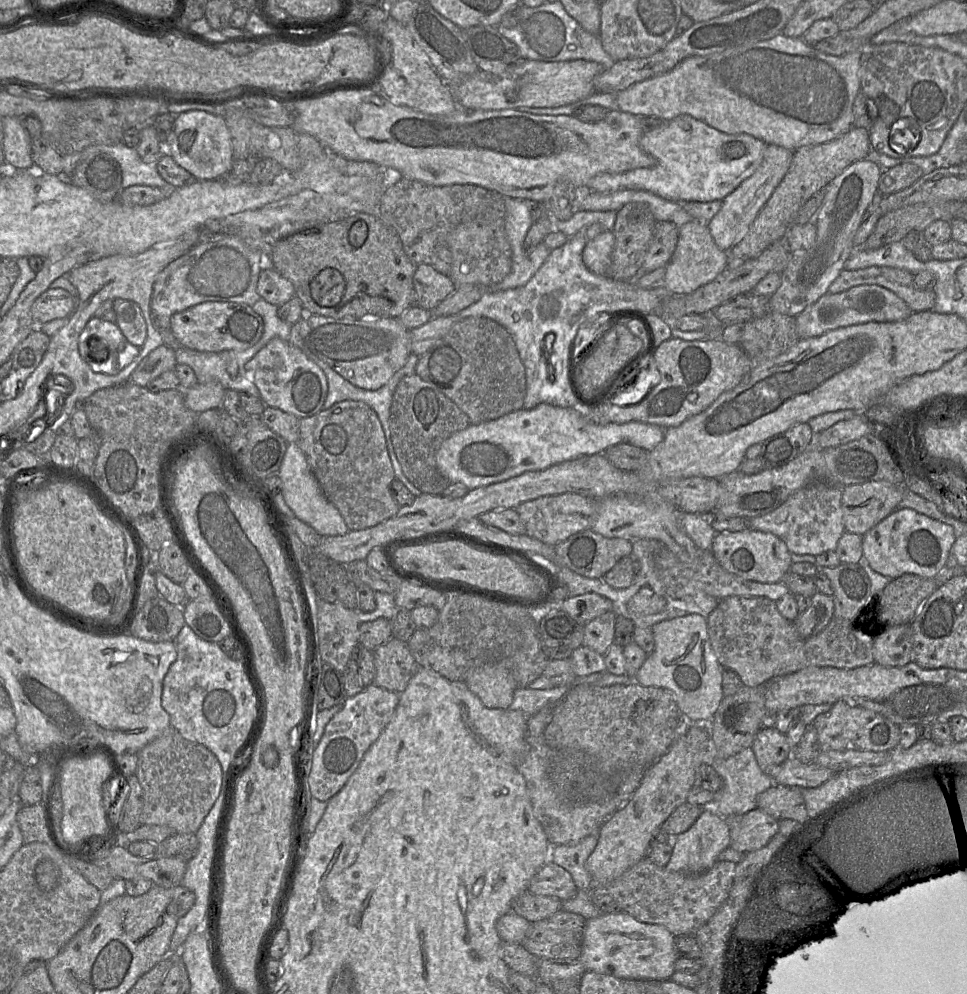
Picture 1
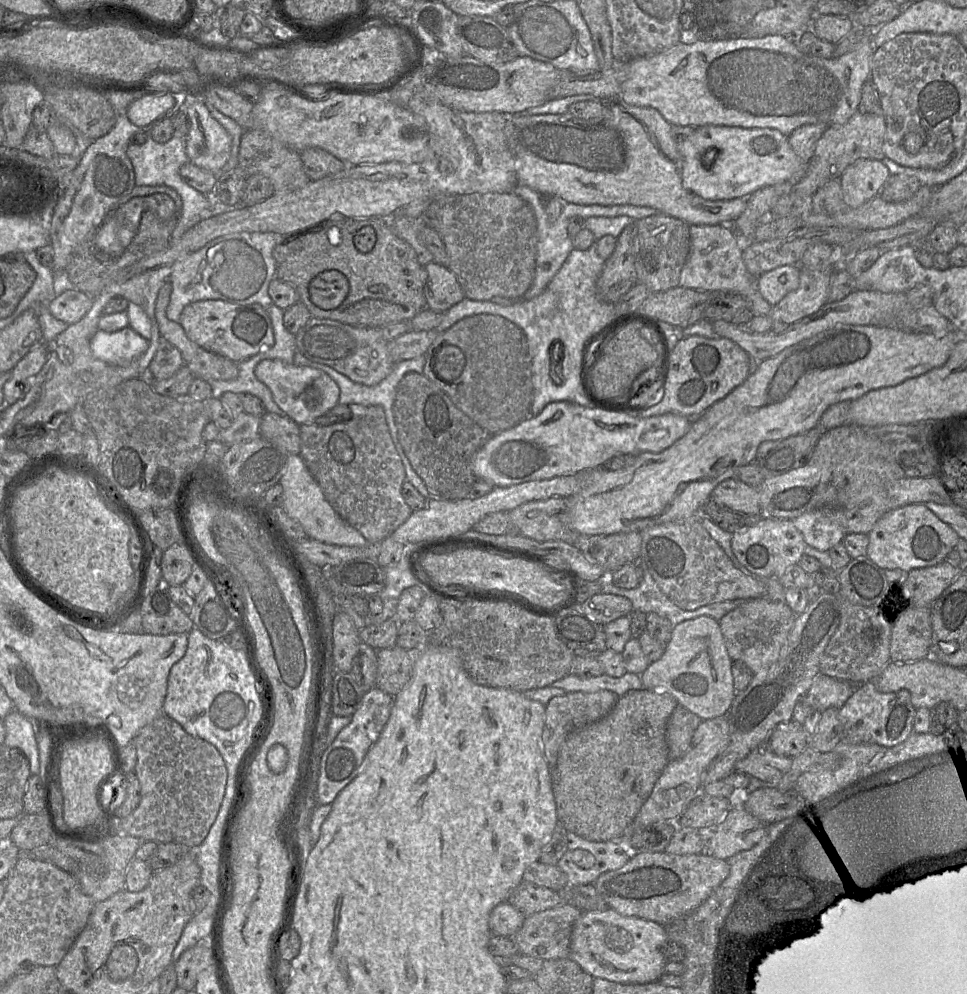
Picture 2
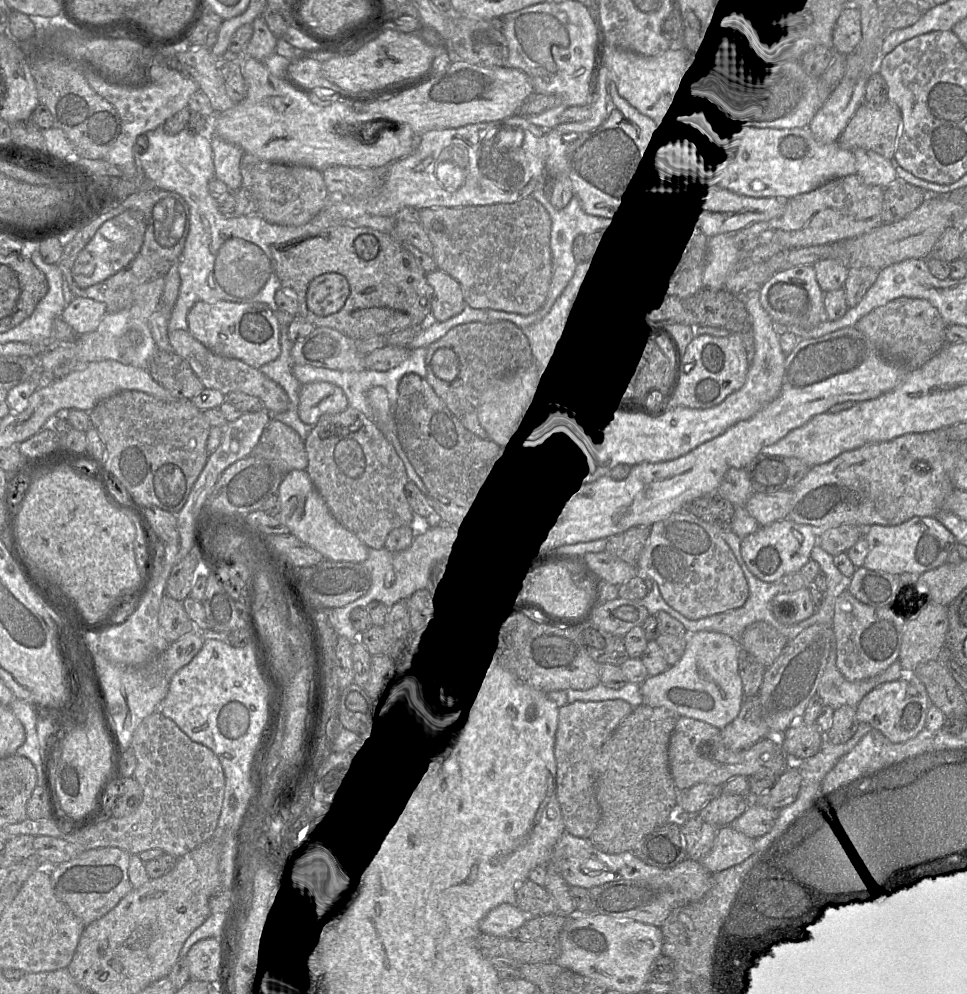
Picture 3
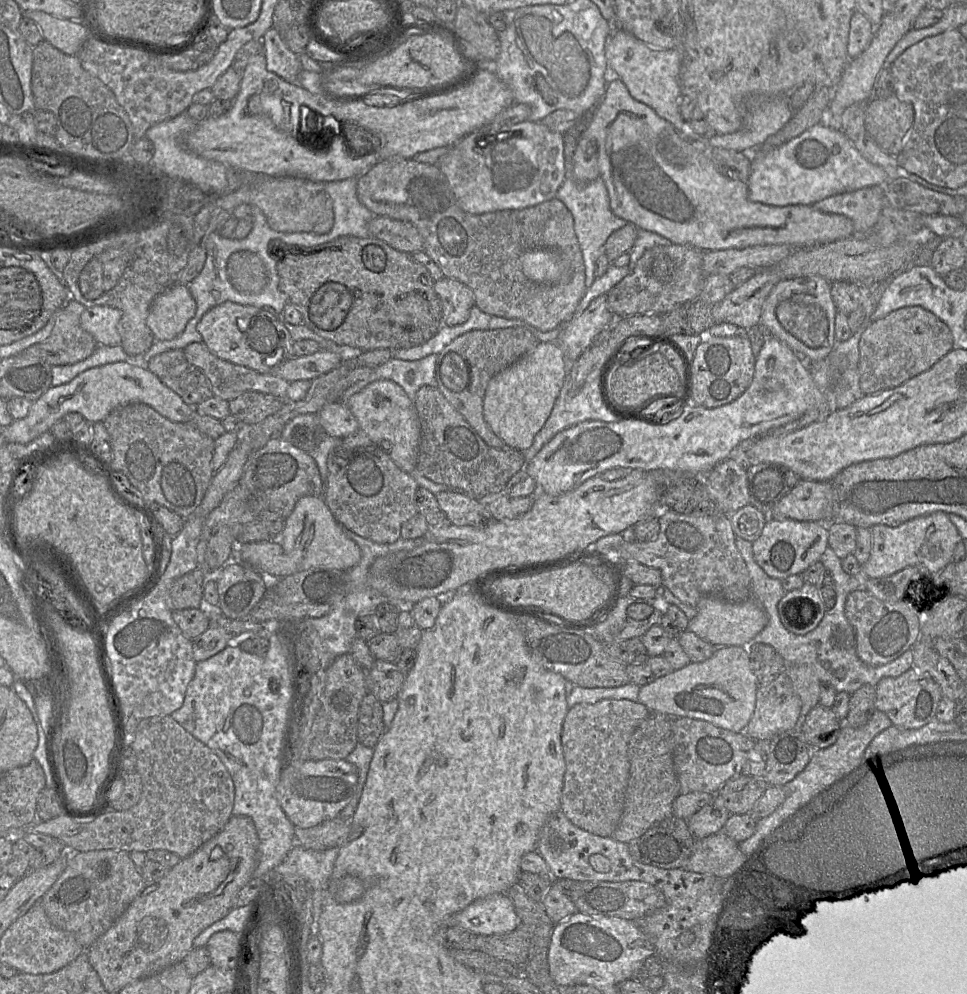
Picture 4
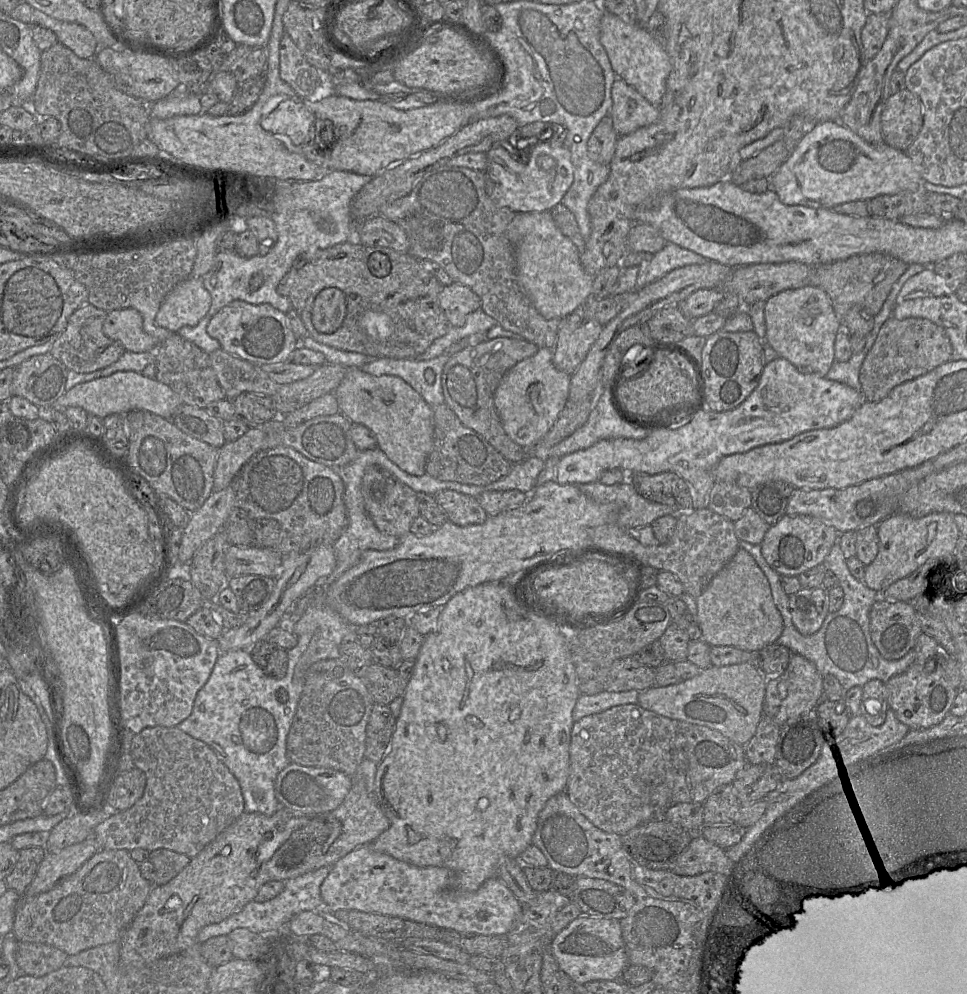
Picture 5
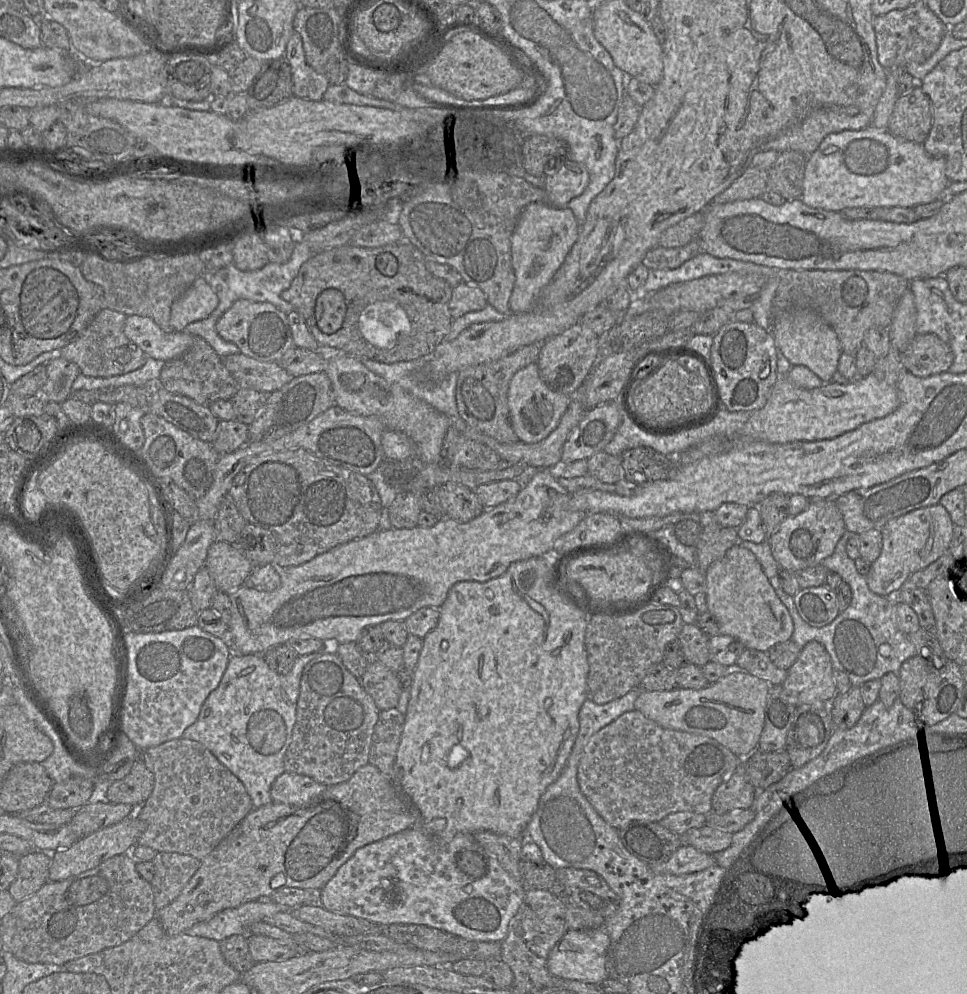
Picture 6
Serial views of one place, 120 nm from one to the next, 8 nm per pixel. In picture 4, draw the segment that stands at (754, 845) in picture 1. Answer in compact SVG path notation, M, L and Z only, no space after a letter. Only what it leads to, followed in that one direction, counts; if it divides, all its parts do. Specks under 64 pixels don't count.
M723 832L695 839L694 849L683 869L719 877L733 876L746 860L738 844Z

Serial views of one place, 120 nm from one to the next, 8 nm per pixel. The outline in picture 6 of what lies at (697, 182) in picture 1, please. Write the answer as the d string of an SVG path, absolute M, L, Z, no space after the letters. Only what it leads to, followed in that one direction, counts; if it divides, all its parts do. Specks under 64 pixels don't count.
M870 126L863 130L832 133L807 157L800 200L811 208L833 212L850 208L914 208L946 197L946 189L951 182L945 174L945 168L945 159L929 155L923 144L901 140L886 129Z

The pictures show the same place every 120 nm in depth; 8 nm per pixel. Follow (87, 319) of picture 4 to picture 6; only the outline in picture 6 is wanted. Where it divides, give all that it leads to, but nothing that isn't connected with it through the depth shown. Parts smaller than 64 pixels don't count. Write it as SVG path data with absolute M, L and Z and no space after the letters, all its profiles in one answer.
M127 316L125 335L151 358L170 361L184 354L193 344L193 336L181 332L164 332L151 318Z

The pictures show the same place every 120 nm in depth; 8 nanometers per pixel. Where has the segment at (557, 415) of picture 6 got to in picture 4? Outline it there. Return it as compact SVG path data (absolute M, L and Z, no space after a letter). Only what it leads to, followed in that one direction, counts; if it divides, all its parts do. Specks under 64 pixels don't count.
M544 342L494 376L486 389L483 414L492 431L510 448L523 452L549 418L566 377L564 353L556 343Z

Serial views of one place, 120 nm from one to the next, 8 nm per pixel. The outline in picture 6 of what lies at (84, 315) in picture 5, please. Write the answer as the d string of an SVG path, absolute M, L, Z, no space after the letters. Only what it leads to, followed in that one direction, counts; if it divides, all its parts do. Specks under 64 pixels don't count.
M104 308L70 343L57 351L57 355L74 362L80 372L92 377L111 377L126 374L142 367L148 356L124 333L126 315Z

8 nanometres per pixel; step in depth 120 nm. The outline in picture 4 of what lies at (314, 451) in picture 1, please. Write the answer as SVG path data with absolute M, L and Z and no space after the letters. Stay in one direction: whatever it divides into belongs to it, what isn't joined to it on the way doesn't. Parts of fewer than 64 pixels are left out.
M362 431L342 440L327 458L324 502L343 528L380 544L397 541L402 525L419 513L415 502L418 484Z

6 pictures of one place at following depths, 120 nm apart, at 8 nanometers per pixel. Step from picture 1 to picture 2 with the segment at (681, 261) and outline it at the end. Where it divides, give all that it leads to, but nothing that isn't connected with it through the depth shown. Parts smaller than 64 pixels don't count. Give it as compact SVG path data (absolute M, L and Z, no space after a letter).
M690 225L691 248L680 274L679 286L699 291L726 291L740 294L752 305L754 316L770 313L772 306L756 287L756 277L748 273L742 258L742 244L728 225Z

